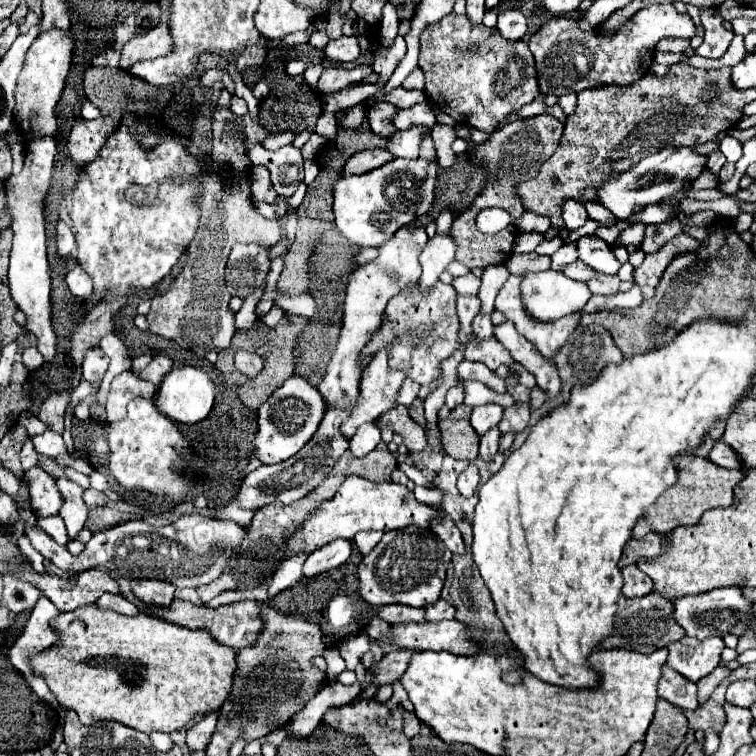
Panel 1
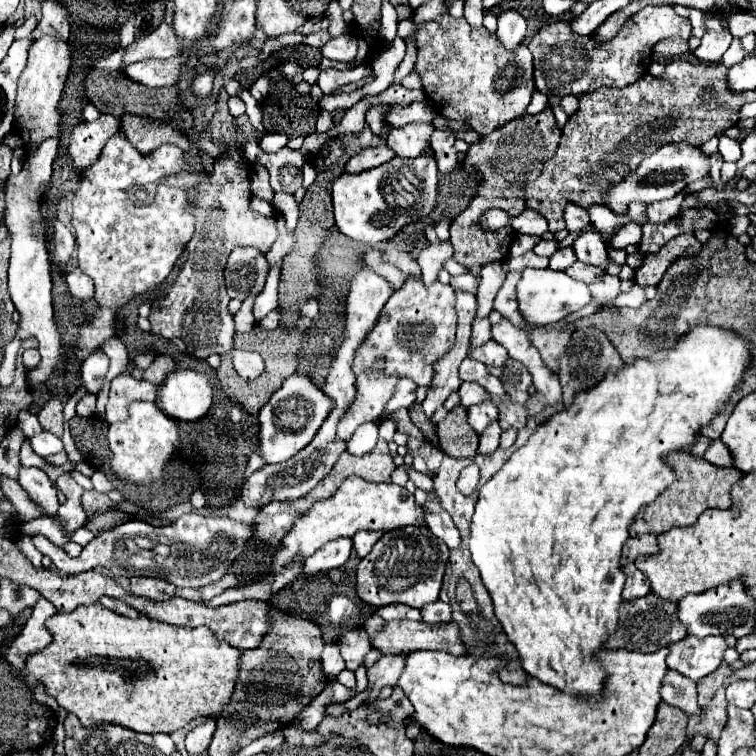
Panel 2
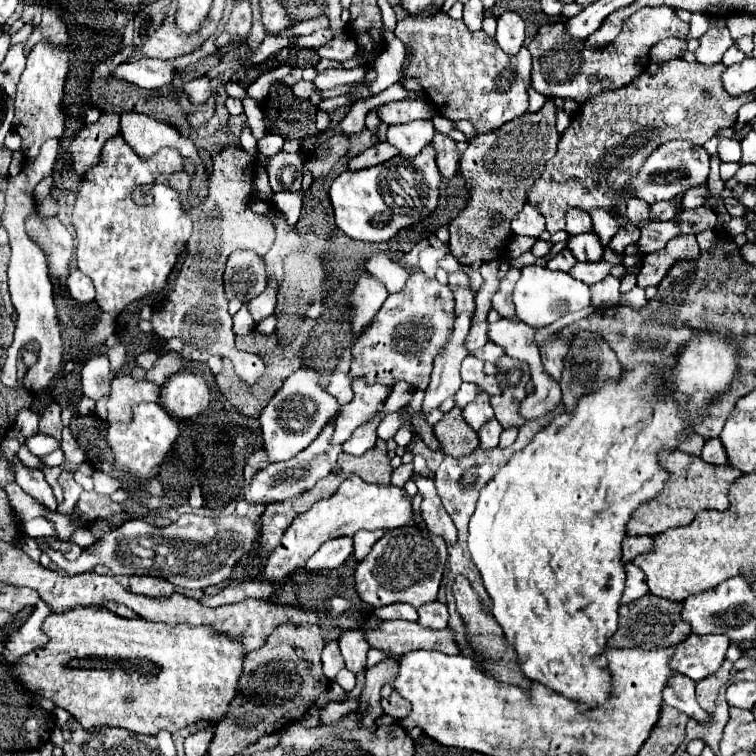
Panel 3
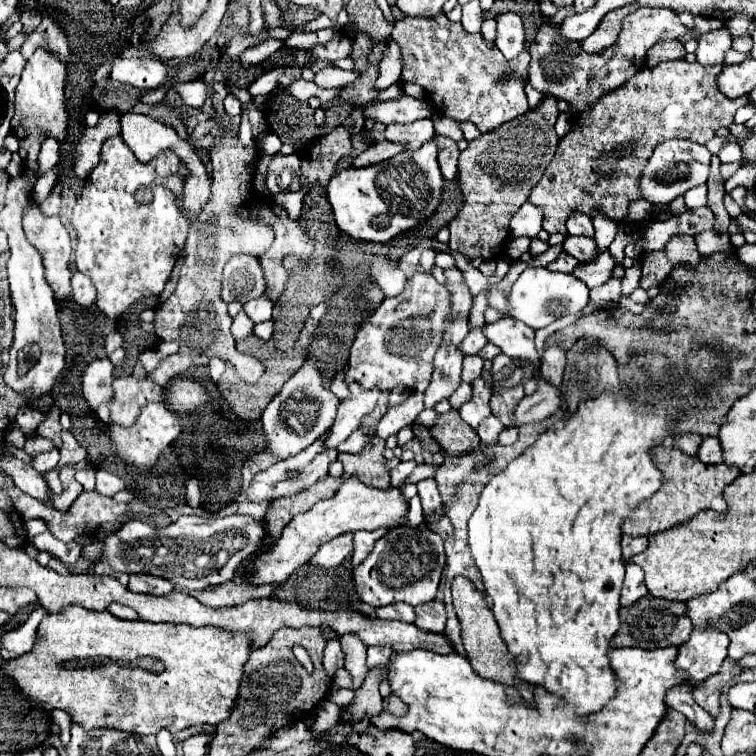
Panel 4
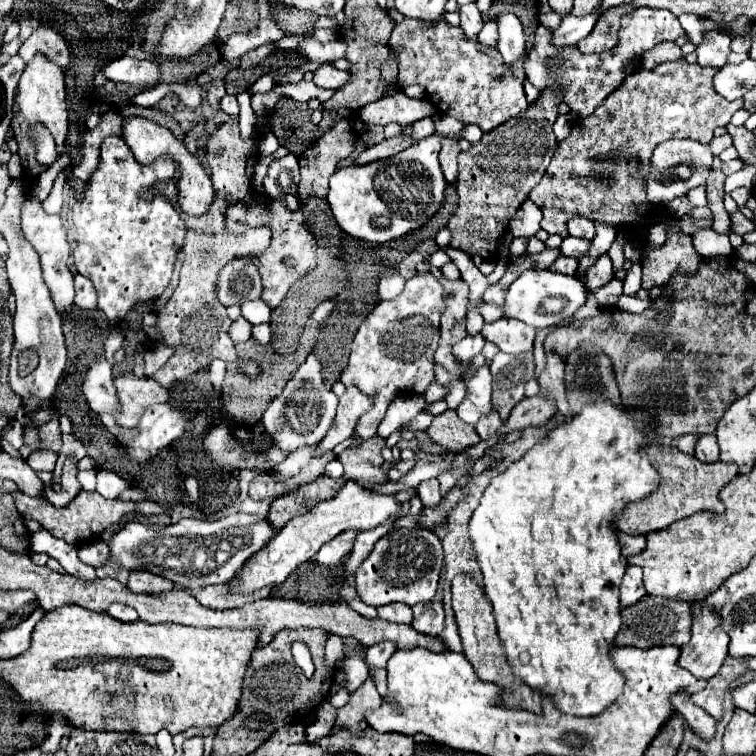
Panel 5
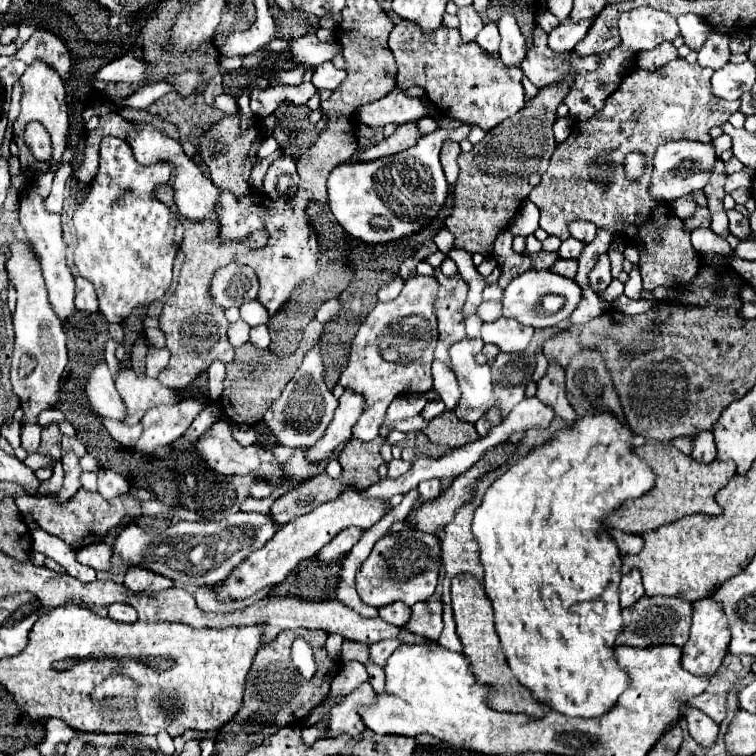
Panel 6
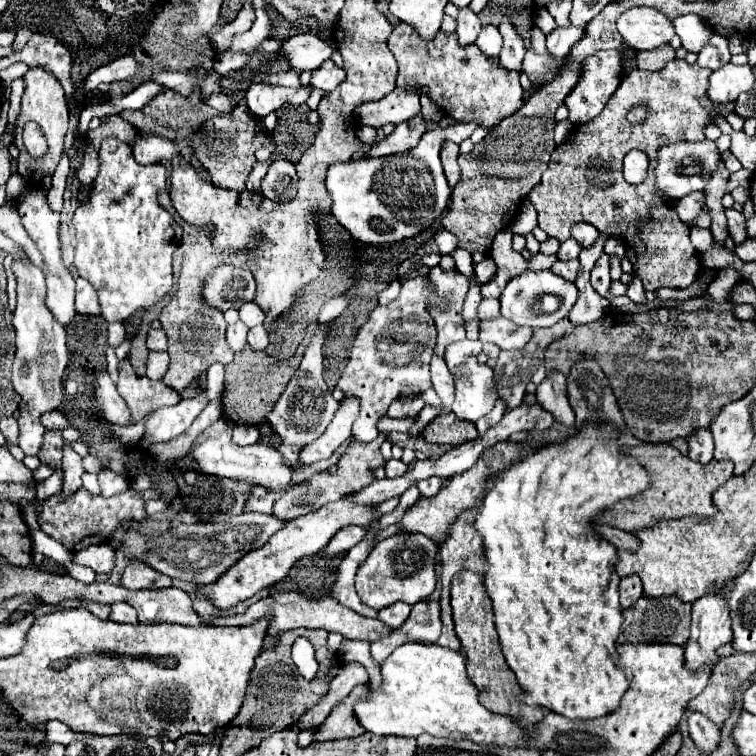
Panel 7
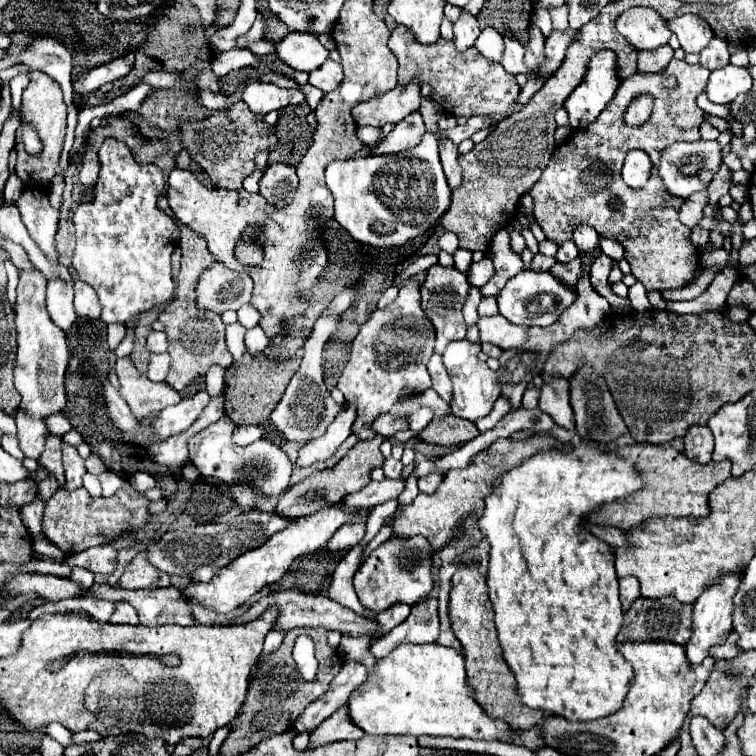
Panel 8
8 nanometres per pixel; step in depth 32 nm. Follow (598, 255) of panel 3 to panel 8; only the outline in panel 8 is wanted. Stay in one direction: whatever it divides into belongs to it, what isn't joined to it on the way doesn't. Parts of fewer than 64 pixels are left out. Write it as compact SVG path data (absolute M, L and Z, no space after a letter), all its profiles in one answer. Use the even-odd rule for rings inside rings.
M566 240L560 248L558 248L558 252L556 252L556 260L558 262L570 262L570 260L574 260L578 256L578 248L576 248L576 244L572 242L572 240Z

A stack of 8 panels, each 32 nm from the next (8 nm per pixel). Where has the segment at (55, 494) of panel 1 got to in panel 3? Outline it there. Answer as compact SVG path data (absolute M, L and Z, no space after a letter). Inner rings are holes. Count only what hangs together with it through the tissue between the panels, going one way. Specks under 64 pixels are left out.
M16 464L14 468L16 468L16 482L18 482L18 486L24 492L28 492L36 502L40 502L46 510L56 512L58 500L54 496L52 486L44 478L44 472L38 470L38 468L26 468L22 464Z

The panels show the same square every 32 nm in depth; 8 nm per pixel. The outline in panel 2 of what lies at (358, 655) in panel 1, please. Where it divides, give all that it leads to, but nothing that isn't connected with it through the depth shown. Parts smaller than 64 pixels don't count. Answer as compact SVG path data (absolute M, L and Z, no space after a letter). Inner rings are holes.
M361 629L347 631L338 641L346 668L355 672L364 663L366 654L372 649L369 636Z

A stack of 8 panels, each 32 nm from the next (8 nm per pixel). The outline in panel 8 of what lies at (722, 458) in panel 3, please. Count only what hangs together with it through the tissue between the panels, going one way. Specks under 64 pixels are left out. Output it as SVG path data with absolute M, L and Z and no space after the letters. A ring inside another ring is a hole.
M696 426L690 428L690 432L684 436L686 442L686 456L698 464L708 464L712 460L712 432L708 426Z

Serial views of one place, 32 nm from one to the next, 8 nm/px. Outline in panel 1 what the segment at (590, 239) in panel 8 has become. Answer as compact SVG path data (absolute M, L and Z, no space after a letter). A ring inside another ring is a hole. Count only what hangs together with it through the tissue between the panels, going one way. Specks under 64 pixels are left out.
M570 198L562 206L562 218L564 218L564 224L566 224L568 230L578 230L588 220L588 214L578 200Z

